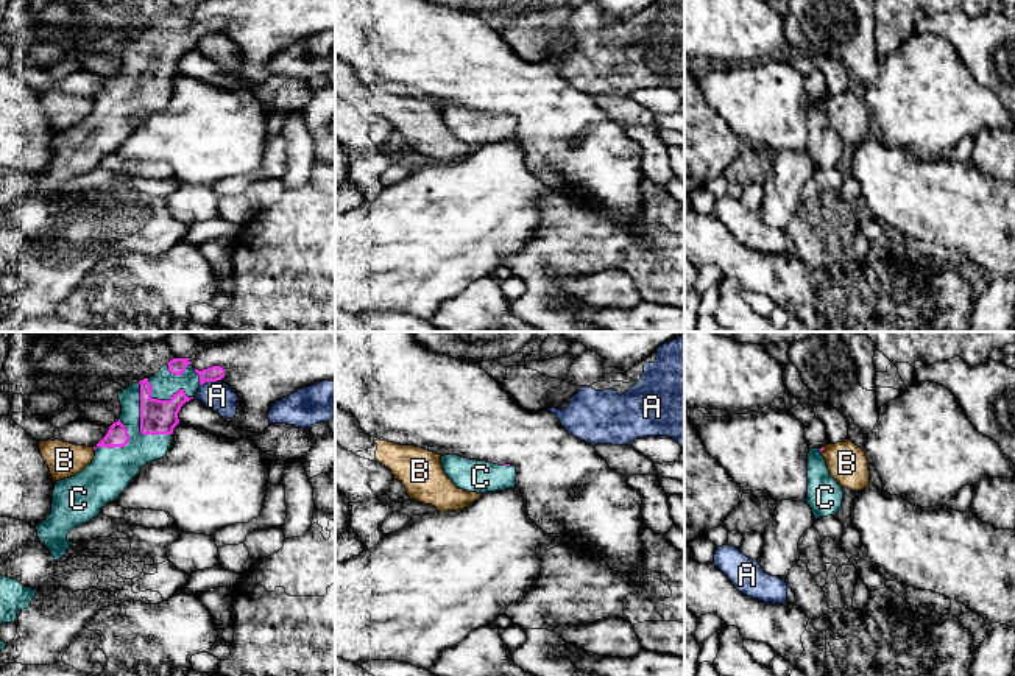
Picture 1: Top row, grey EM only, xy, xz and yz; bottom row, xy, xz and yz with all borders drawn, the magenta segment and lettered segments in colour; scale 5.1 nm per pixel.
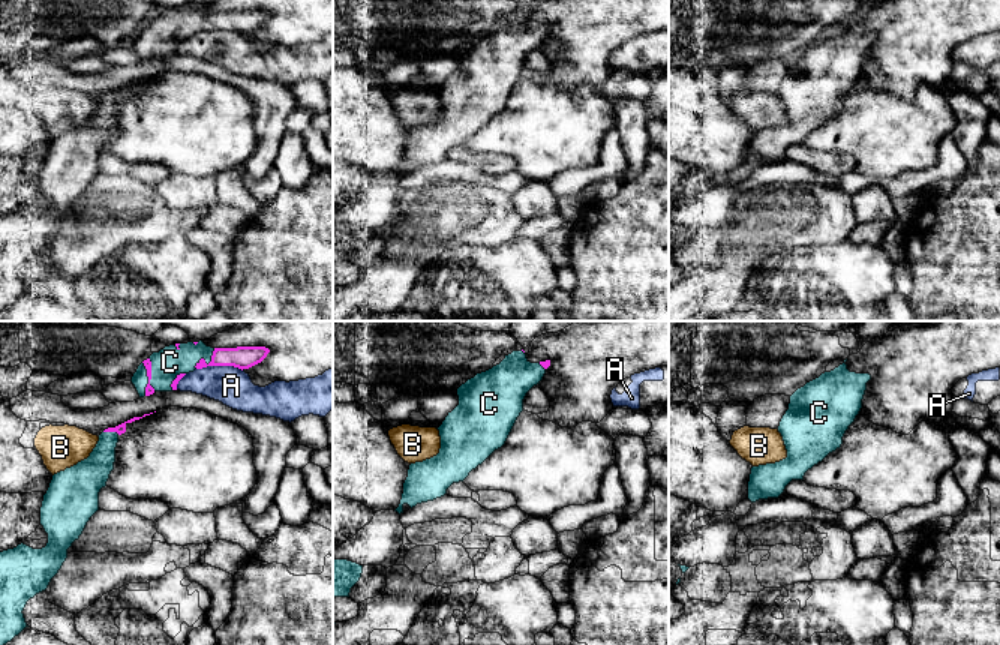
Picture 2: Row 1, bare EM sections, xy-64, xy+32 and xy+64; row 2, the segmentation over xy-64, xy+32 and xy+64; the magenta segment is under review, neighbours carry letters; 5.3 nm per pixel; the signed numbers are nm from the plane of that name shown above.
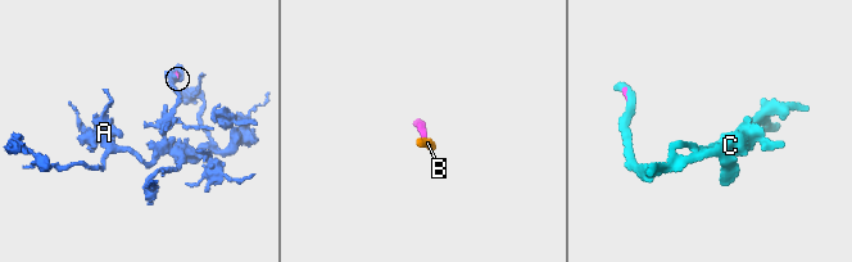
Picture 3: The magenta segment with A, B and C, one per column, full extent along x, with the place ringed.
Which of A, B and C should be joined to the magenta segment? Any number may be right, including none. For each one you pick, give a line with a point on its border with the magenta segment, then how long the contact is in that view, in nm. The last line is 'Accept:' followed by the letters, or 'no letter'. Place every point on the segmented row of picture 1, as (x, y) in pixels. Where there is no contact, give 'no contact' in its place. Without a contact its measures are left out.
C: xy (141, 422) | 320 nm
Accept: C

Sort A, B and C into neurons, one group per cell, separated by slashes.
A / B / C

